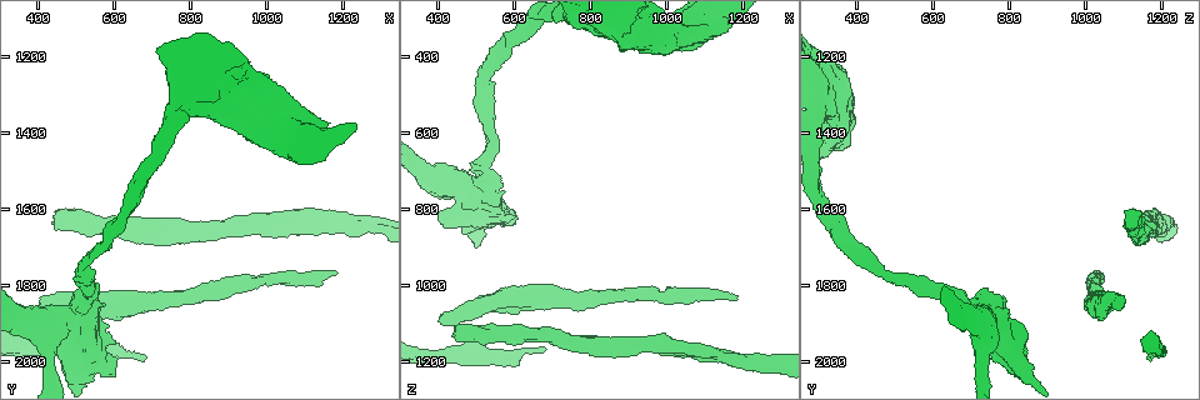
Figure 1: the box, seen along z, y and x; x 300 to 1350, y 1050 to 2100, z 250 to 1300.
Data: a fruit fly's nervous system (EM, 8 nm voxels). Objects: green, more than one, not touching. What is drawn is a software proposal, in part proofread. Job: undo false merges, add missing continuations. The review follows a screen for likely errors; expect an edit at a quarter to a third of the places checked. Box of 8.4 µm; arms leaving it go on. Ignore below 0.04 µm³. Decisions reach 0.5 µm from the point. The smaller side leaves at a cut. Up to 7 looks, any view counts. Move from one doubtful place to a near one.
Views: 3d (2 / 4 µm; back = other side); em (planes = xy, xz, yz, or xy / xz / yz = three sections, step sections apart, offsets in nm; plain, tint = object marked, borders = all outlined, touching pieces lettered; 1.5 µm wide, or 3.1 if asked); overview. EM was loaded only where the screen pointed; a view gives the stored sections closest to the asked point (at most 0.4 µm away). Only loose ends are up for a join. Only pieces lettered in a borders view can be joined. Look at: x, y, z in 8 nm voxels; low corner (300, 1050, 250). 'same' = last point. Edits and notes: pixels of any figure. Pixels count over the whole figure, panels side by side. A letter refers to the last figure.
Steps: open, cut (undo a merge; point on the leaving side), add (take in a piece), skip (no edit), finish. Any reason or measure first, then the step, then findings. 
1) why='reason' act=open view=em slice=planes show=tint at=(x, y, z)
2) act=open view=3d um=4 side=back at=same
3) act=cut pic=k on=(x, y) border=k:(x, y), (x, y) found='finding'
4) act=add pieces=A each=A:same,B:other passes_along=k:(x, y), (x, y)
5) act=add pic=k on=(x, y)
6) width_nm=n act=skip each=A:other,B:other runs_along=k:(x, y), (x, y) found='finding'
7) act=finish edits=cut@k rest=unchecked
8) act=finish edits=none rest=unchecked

why='thick end' act=open view=em slice=planes show=borders at=(455, 1595, 1120)

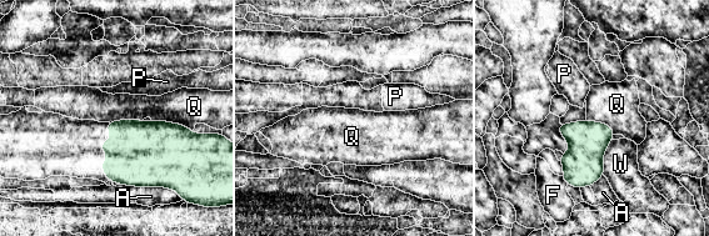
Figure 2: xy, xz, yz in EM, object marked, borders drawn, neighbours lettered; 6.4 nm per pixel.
act=skip each=A:other,F:other,P:other,Q:other,W:other border=2:(151, 120), (184, 124), (191, 131) found='none of them fits'

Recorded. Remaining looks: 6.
why='thick end' act=open view=3d um=4 at=(420, 1825, 1105)

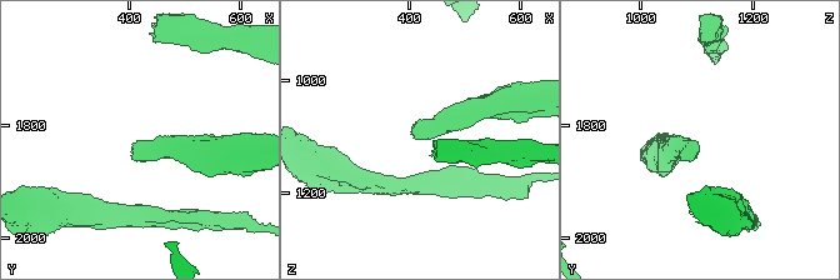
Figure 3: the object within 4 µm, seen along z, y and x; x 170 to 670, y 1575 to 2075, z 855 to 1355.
why='now the EM' act=open view=em slice=yz step=4 show=borders at=(420, 1825, 1100)

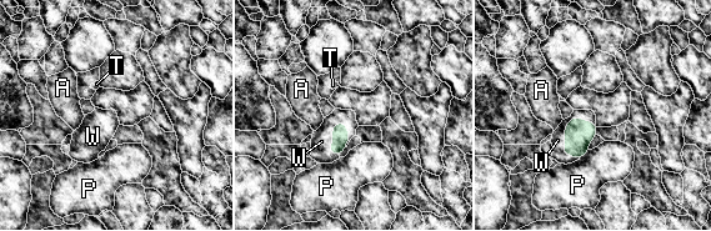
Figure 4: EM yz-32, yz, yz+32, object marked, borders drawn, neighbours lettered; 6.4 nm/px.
act=open view=em slice=planes show=borders at=same

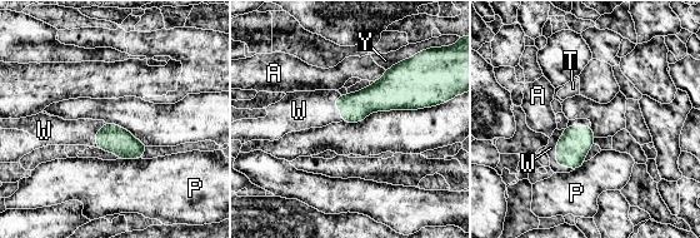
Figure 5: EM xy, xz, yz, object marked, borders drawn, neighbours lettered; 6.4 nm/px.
act=add pieces=W each=A:other,P:other,T:other,W:same,Y:other passes_along=5:(575, 142), (556, 155), (550, 148) found='the neuron continues'

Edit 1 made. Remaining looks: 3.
act=open view=overview

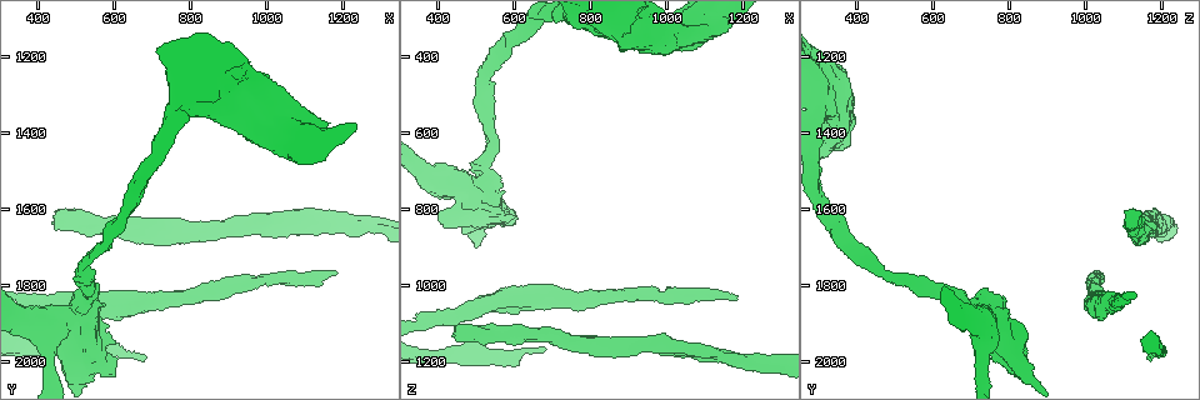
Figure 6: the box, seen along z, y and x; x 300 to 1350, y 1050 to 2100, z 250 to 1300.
why='sharp bend' act=open view=em slice=planes show=borders at=(430, 2005, 725)

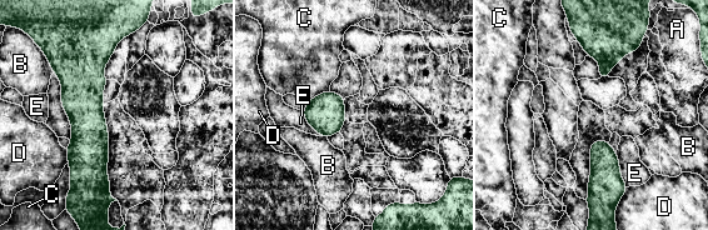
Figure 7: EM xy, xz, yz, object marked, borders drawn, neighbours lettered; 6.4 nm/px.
width_nm=240 act=skip each=A:other,B:other,C:other,D:other,E:other border=7:(329, 89), (309, 100) found='one neuron here'

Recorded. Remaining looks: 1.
act=finish edits=add@5 rest=unchecked

